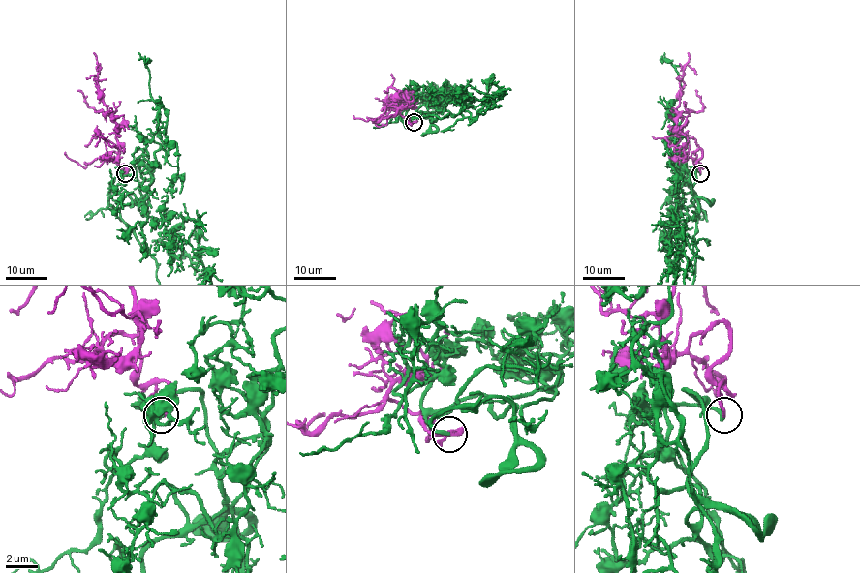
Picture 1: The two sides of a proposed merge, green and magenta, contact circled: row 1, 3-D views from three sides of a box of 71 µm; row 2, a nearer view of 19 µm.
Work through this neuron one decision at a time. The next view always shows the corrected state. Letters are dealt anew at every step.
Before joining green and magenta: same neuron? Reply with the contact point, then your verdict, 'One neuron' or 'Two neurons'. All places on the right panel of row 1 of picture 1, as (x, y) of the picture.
Place: (700, 173). One neuron

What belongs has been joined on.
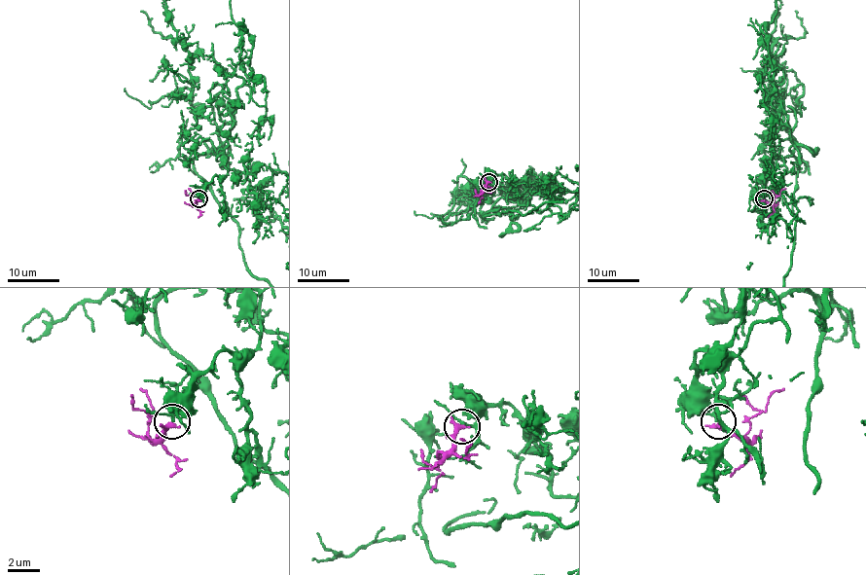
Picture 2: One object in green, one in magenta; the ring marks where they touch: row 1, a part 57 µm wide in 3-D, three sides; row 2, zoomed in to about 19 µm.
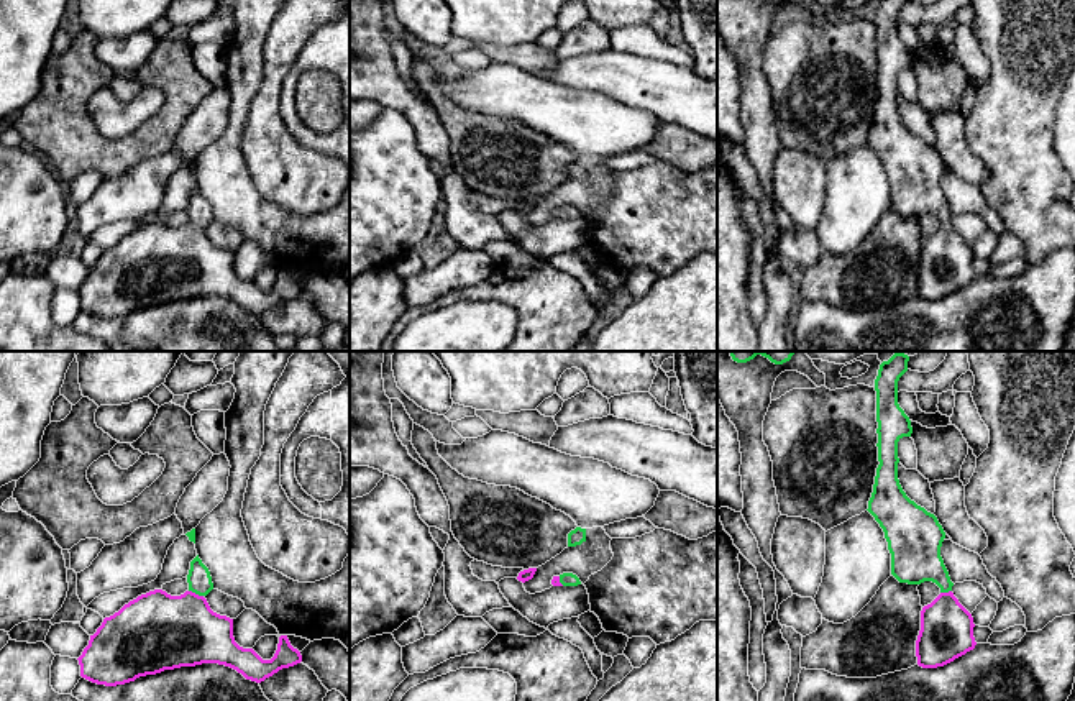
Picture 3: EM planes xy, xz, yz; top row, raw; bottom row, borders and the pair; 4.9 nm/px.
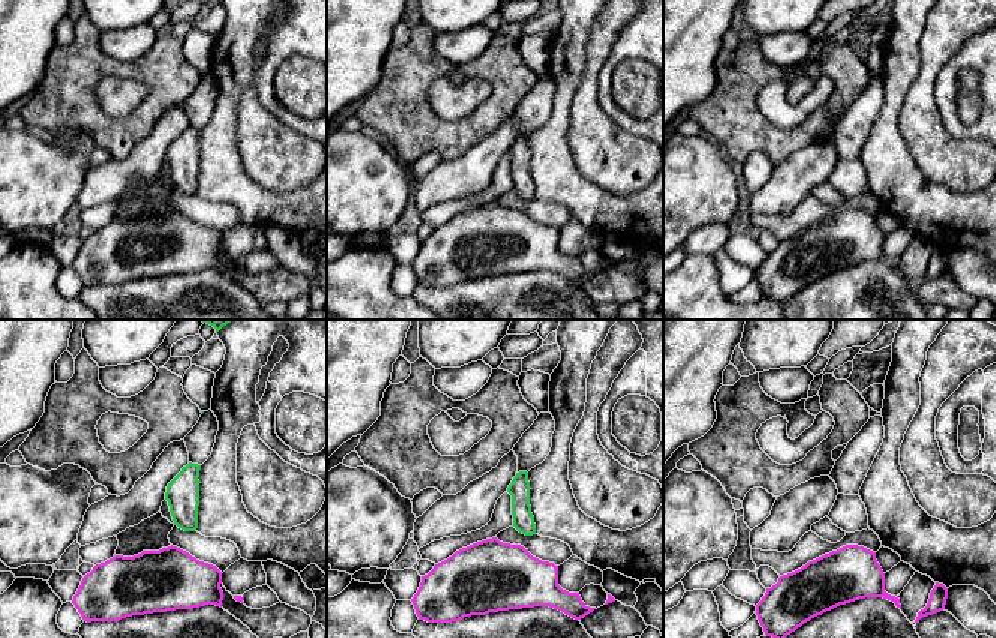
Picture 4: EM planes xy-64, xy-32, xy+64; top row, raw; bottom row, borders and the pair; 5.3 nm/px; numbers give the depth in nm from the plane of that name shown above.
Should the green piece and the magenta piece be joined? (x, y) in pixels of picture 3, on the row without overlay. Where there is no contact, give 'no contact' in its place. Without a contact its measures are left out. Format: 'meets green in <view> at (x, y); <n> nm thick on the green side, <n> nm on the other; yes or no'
meets green in xy at (196, 225); 120 nm thick on the green side, 360 nm on the other; yes

